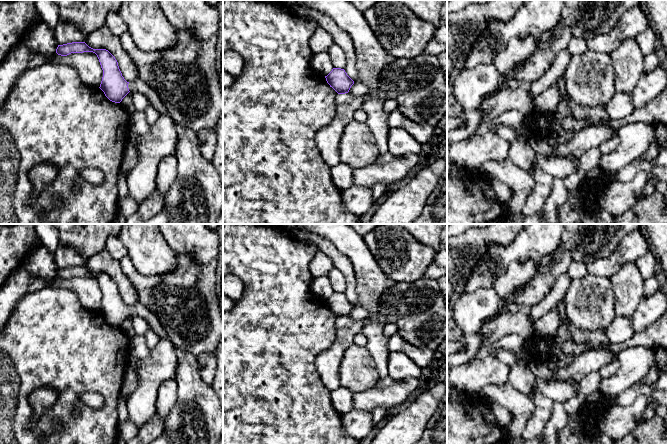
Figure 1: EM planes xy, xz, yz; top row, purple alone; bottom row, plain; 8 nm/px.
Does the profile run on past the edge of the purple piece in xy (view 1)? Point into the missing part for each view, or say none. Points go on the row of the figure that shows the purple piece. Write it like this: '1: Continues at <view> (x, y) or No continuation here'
1: Continues at xy (138, 85)

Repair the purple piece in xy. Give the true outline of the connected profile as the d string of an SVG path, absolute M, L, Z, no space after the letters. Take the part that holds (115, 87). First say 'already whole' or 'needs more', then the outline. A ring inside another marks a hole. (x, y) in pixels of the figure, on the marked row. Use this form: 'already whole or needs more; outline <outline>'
needs more; outline M72 42L58 45L56 49L56 53L61 56L83 52L93 52L97 55L103 70L103 77L99 88L110 101L120 103L129 92L139 92L147 97L150 105L152 105L160 115L168 115L168 111L160 97L146 82L140 79L127 82L124 79L117 60L108 50L93 49L85 42Z

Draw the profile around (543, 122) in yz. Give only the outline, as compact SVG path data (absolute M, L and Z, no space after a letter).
M533 110L528 116L535 121L535 127L530 133L545 137L551 136L552 114L540 114Z

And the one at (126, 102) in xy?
M129 92L120 102L120 104L126 109L126 111L131 115L135 112L134 105L132 103L132 93Z

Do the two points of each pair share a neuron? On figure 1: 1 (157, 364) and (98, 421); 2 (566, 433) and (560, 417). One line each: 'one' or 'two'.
1: two
2: two

